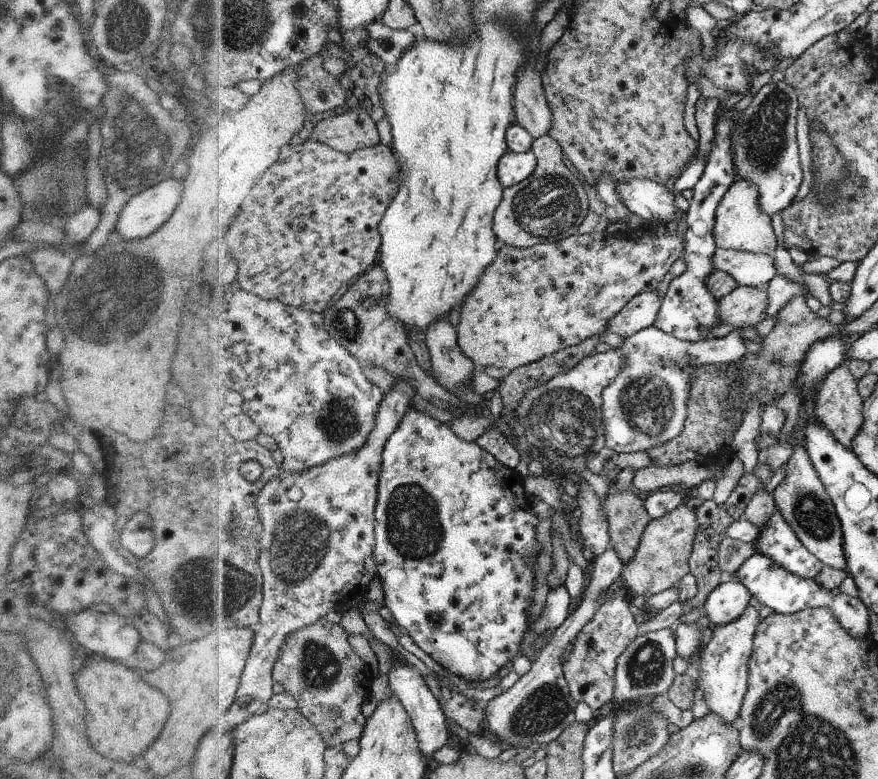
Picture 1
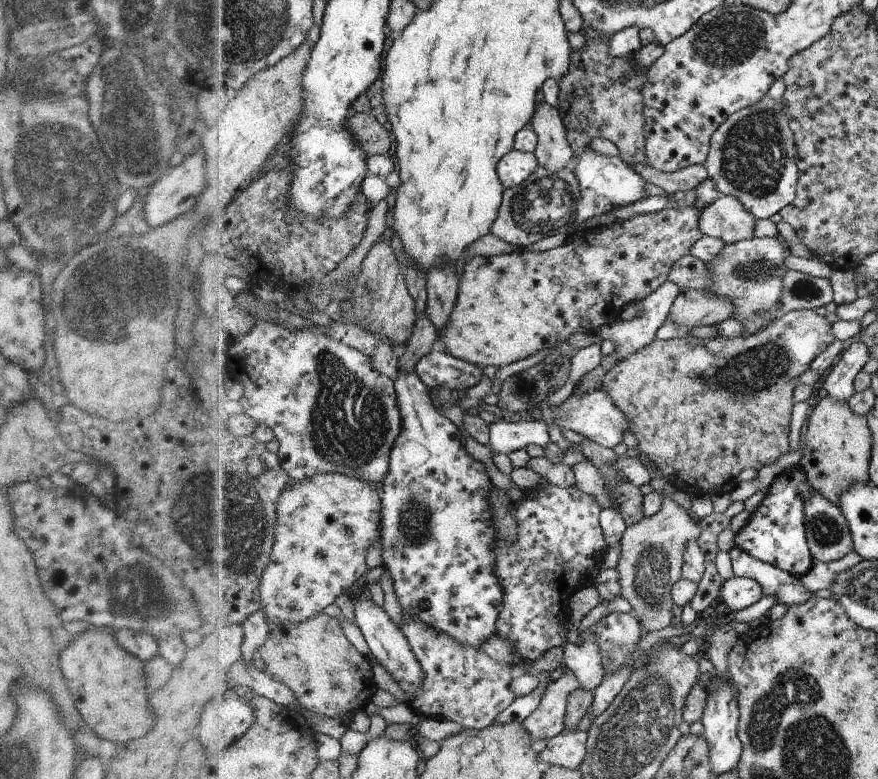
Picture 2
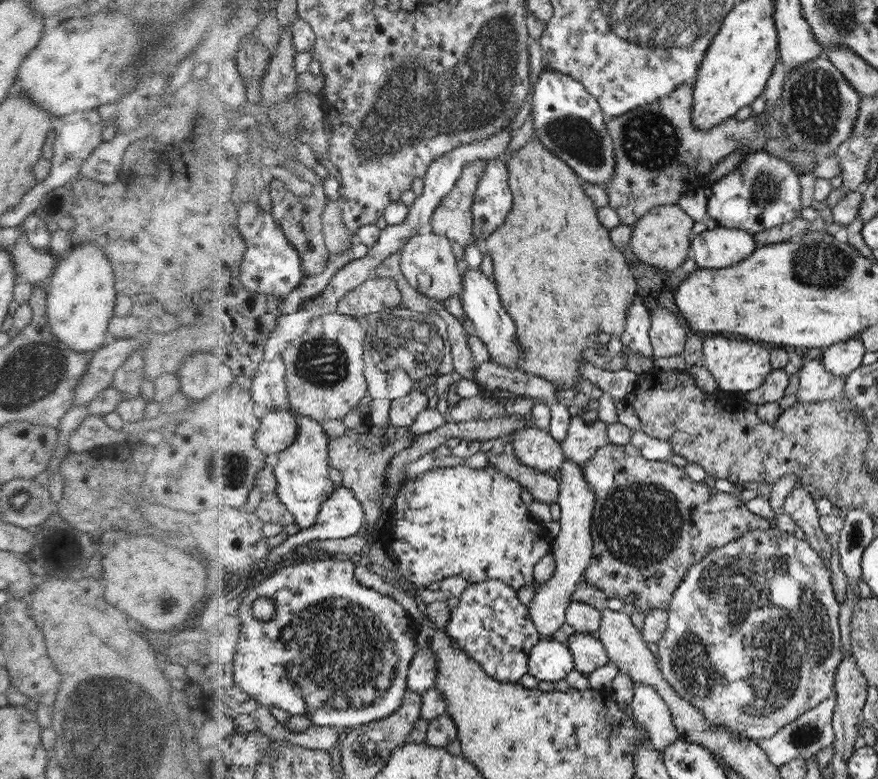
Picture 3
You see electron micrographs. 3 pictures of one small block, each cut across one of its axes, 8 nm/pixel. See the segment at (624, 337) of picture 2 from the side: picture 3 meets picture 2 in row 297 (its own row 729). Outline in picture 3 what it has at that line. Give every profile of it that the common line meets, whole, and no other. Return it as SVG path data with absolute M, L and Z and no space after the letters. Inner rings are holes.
M634 683L630 707L634 718L649 731L650 742L655 749L662 751L679 740L669 706L654 687Z

